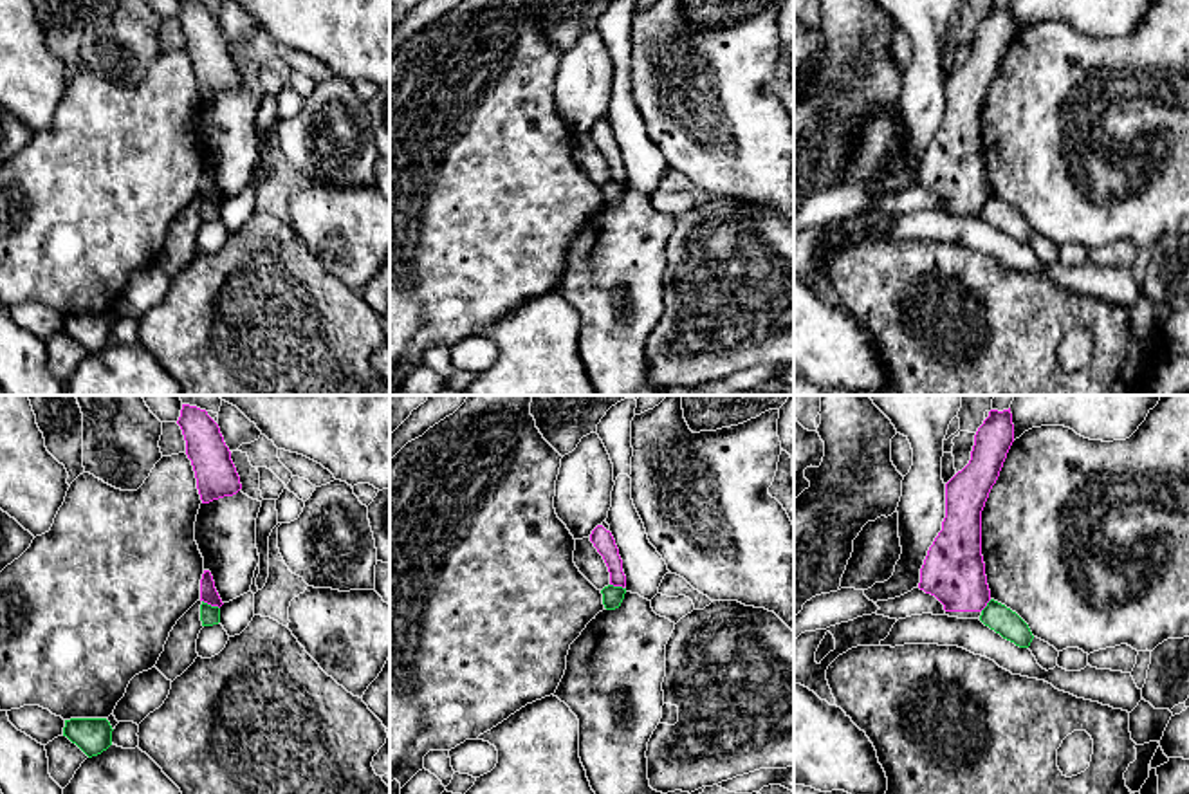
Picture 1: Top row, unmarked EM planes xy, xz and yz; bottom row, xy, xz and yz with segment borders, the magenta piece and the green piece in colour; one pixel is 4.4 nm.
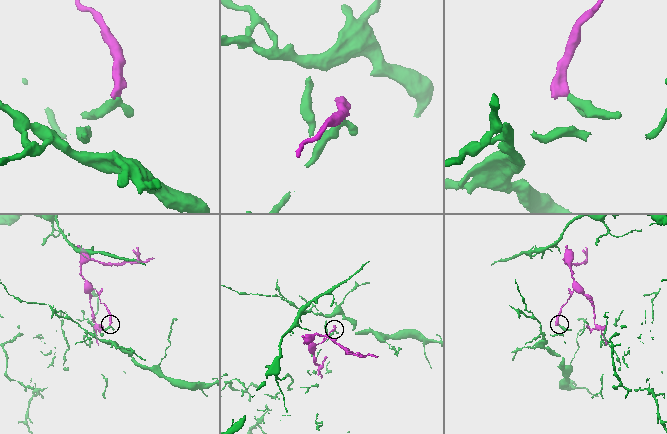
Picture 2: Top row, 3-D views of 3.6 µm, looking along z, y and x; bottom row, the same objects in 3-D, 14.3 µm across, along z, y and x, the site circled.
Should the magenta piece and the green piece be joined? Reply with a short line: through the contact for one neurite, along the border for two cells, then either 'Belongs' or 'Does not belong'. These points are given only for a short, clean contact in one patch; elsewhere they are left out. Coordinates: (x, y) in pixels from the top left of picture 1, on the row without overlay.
Line: xy (202, 195), (219, 204). Does not belong

